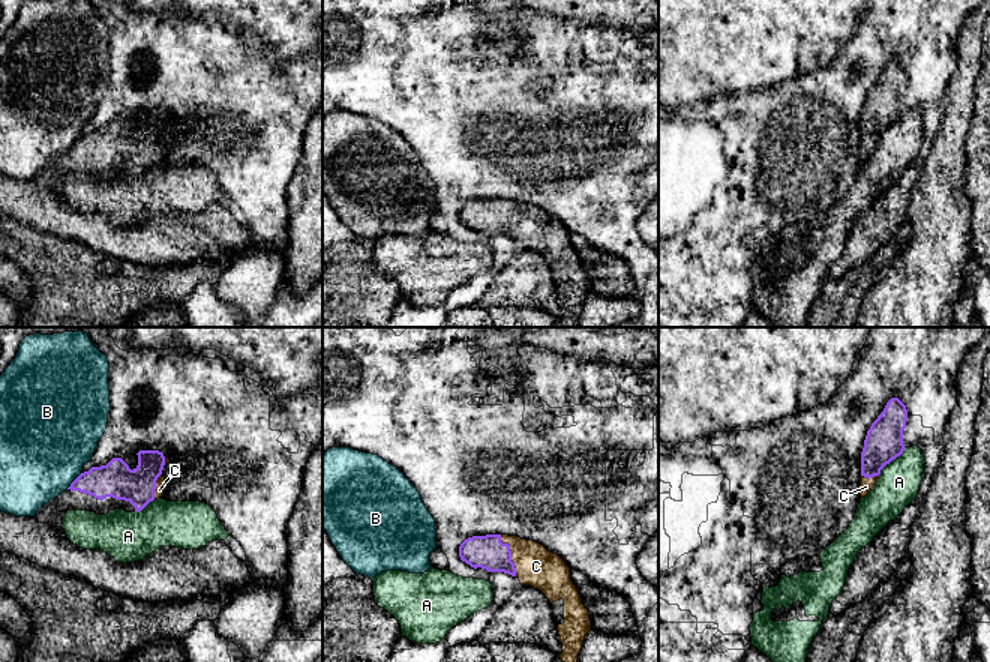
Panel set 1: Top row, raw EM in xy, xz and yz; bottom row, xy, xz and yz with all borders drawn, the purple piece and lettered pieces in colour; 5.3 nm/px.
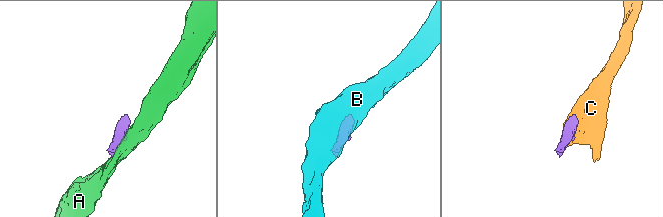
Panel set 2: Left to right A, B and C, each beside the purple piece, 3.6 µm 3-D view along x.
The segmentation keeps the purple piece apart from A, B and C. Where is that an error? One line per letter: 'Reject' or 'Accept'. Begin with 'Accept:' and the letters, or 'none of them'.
Accept: C
A: Reject
B: Reject
C: Accept

